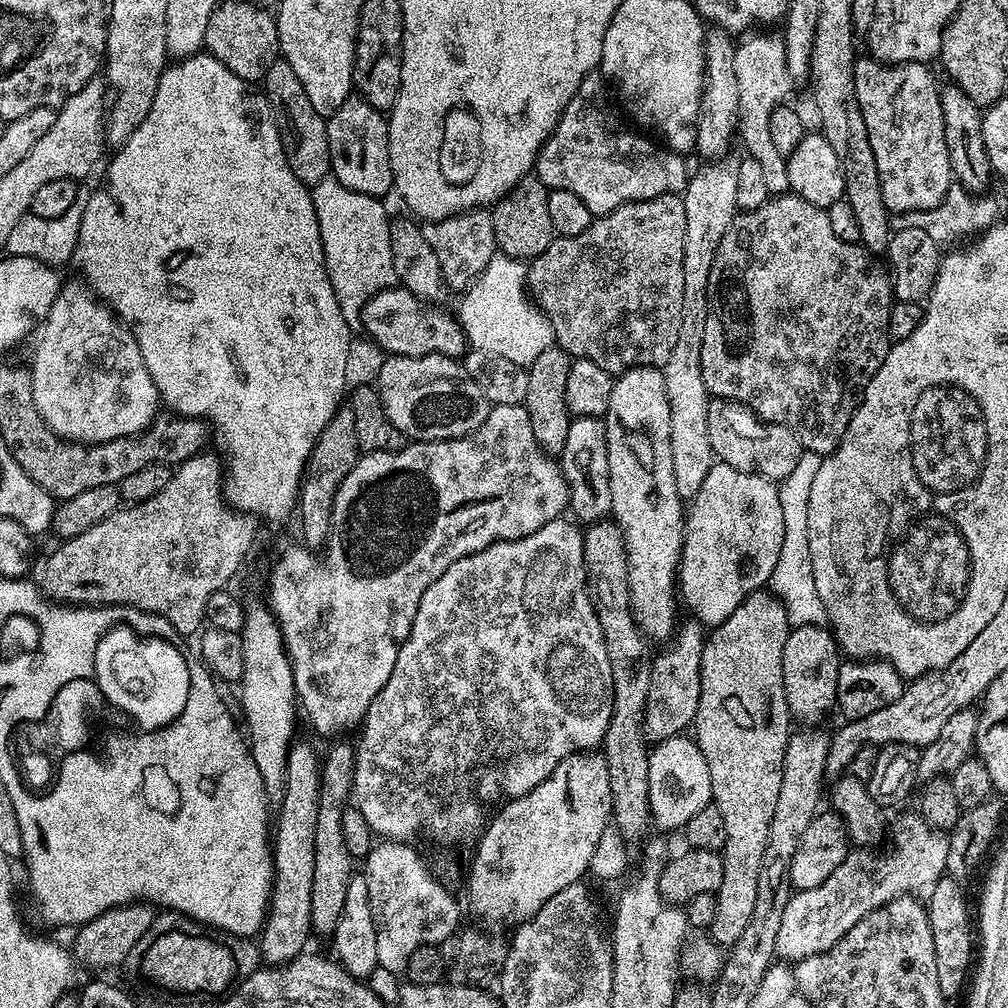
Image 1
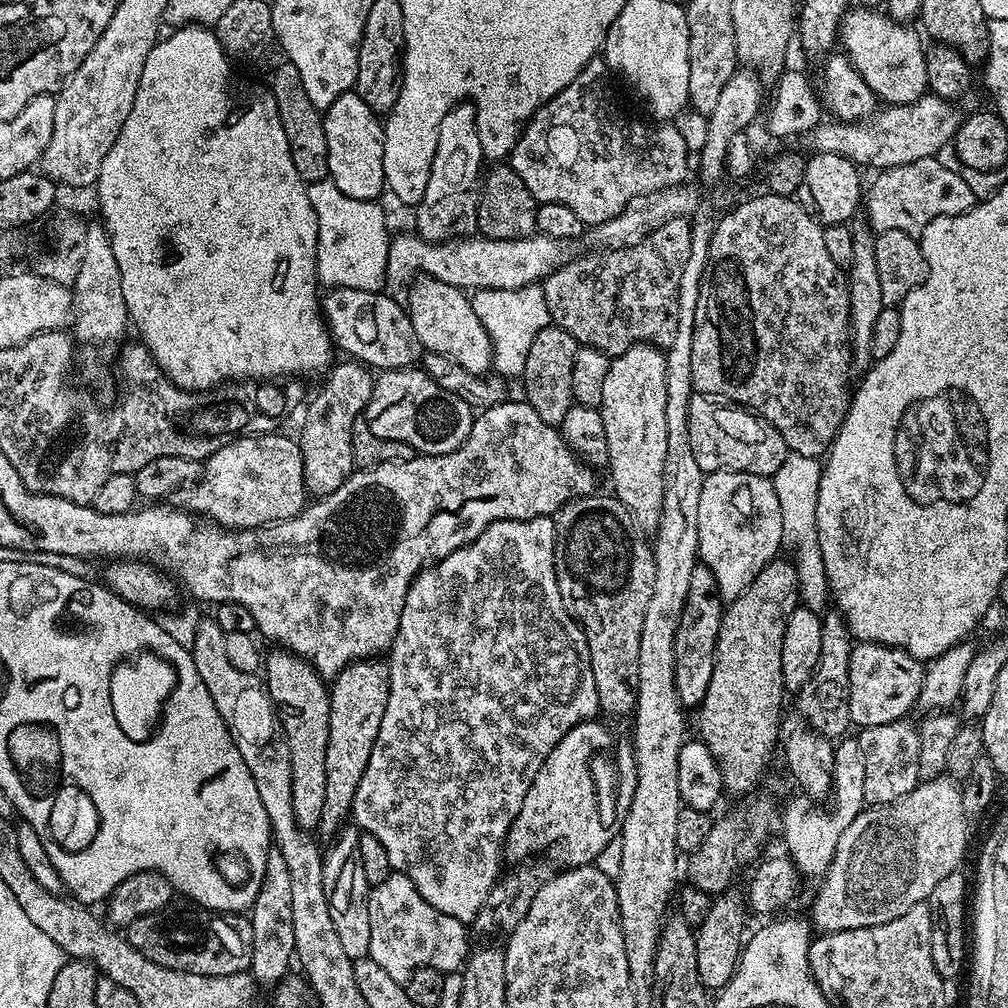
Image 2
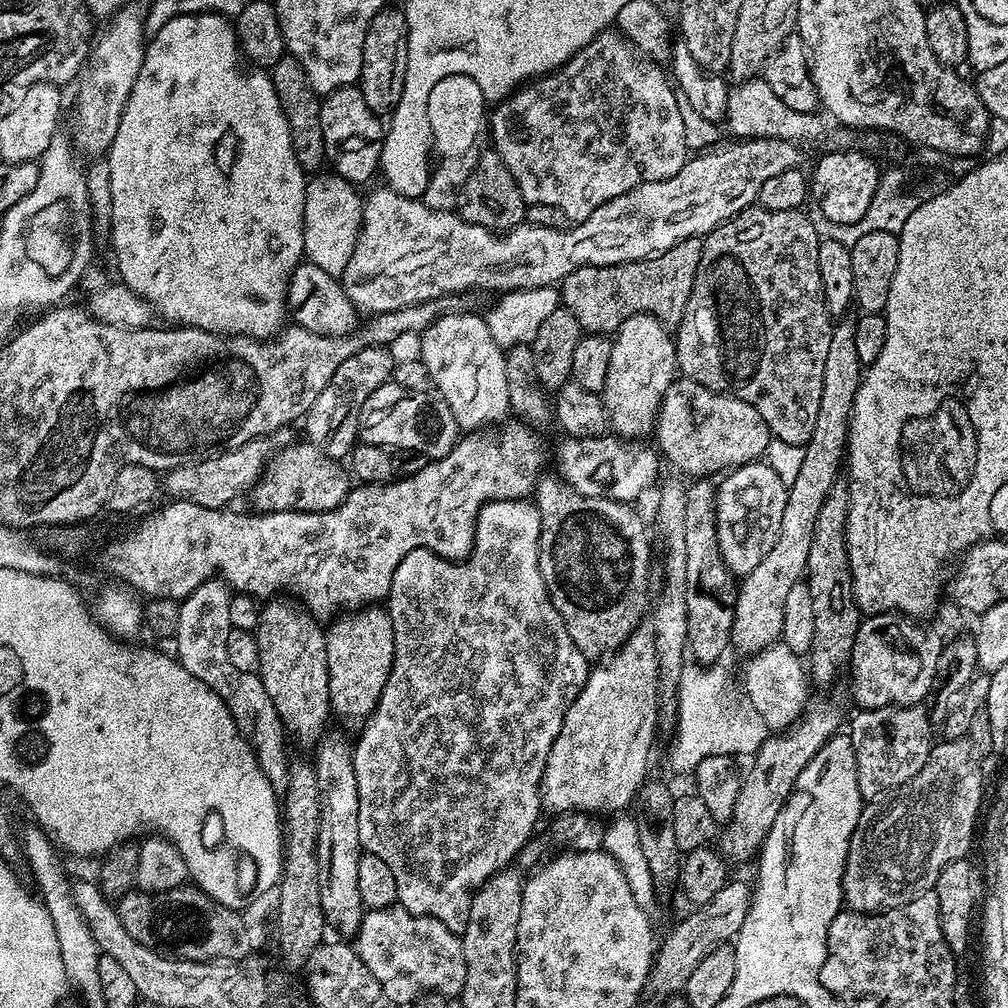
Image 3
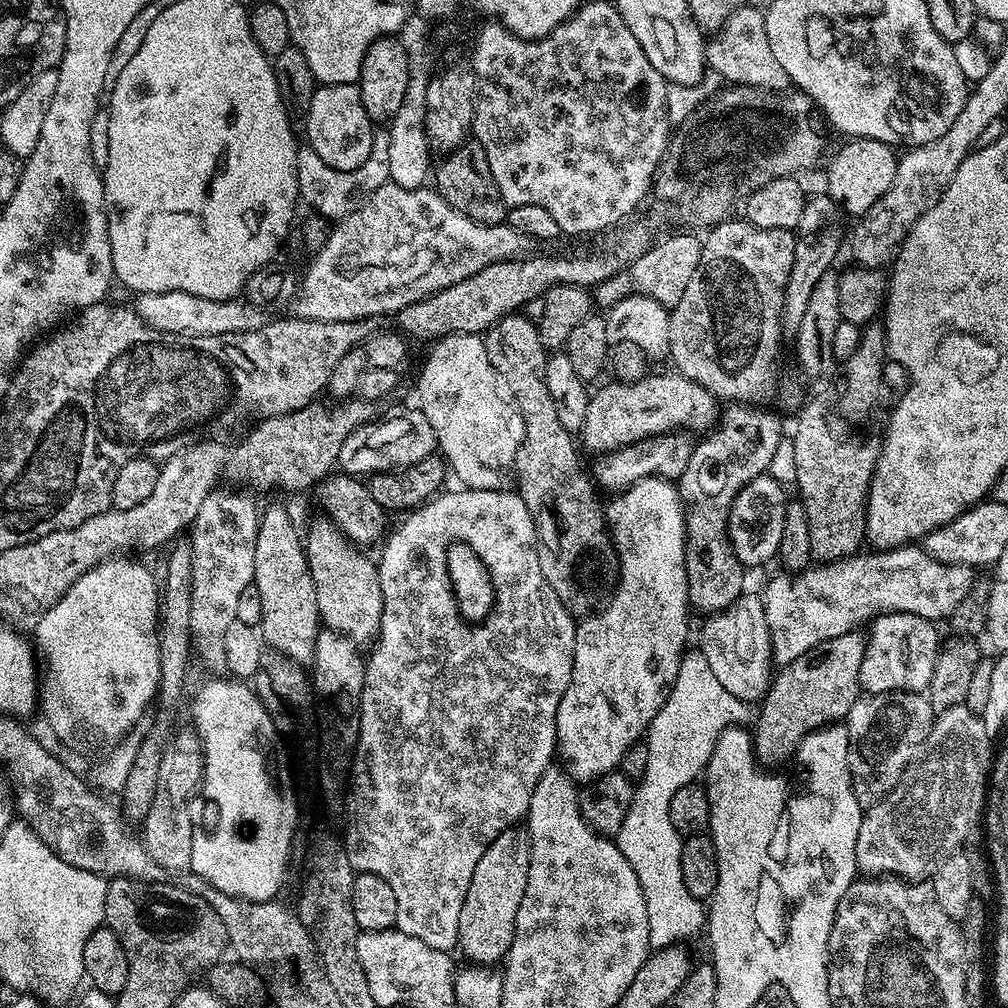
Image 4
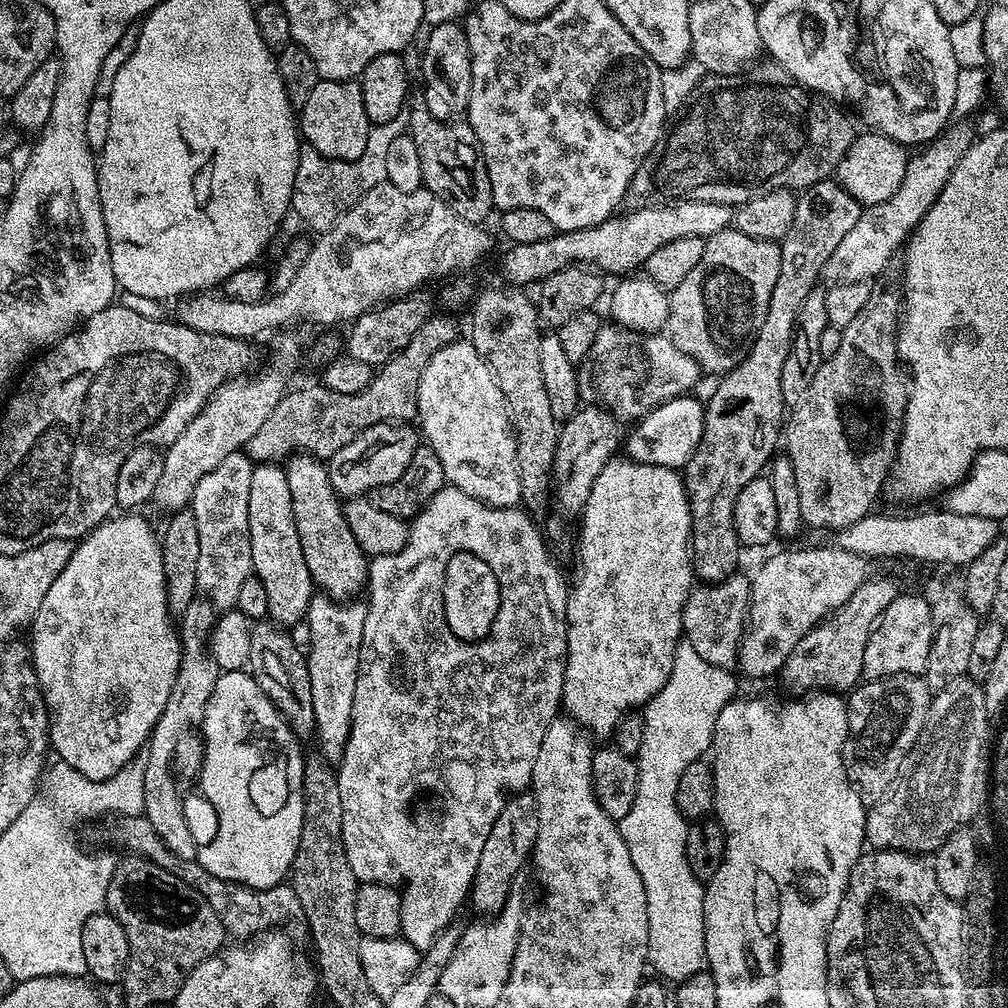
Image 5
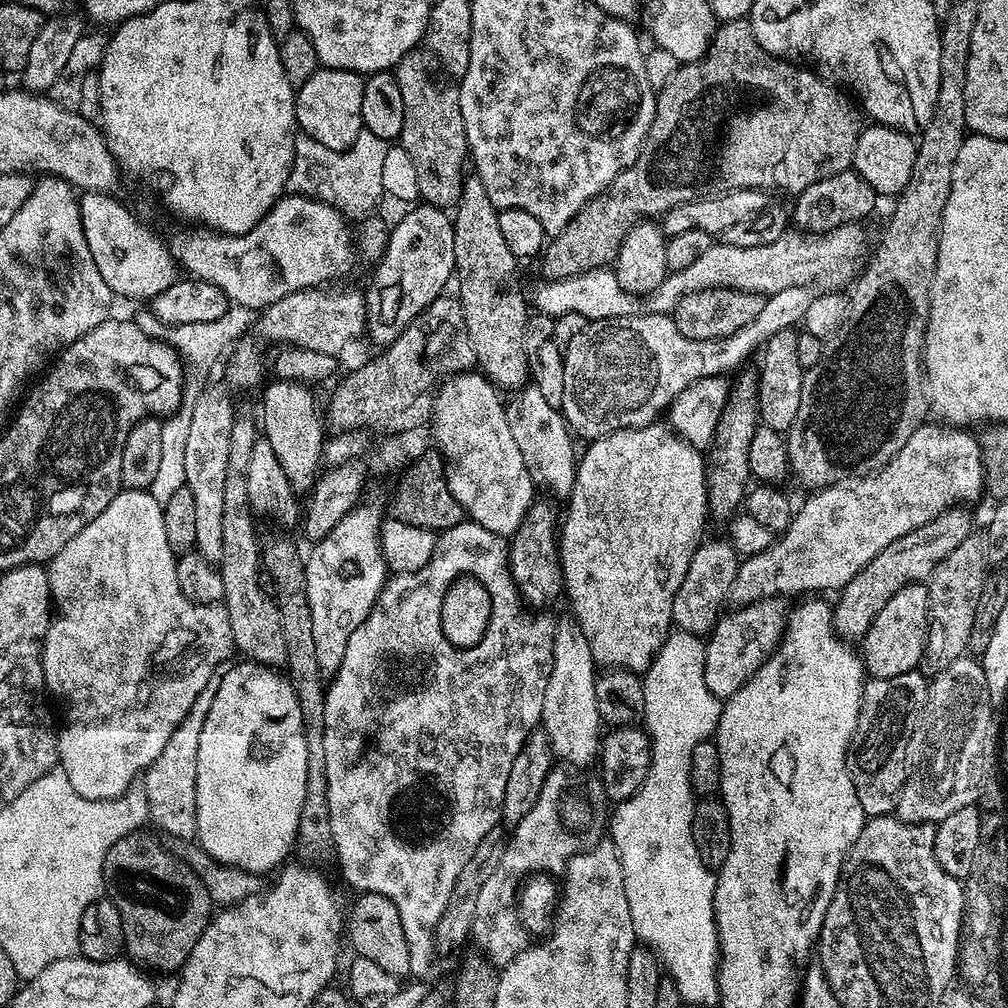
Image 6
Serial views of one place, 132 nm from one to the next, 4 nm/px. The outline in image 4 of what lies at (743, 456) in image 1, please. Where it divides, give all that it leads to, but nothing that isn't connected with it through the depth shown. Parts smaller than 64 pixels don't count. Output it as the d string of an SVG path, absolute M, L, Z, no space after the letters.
M675 370L661 376L652 375L646 374L643 379L631 382L611 382L589 399L582 439L592 454L625 448L627 444L644 440L647 436L660 436L663 432L687 430L692 434L704 434L715 425L717 397L701 384Z

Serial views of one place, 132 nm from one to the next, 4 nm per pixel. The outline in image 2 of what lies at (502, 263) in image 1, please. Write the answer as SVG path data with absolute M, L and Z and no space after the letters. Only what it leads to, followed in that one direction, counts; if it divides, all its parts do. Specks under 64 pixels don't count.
M541 285L502 290L498 288L477 289L471 295L476 316L487 330L491 340L493 369L497 375L510 379L521 377L526 366L534 334L551 323L549 307Z

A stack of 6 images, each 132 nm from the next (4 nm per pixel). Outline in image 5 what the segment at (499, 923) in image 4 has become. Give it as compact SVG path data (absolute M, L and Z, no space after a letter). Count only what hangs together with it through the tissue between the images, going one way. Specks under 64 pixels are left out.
M525 790L509 796L506 806L502 806L502 814L494 818L494 826L490 826L490 835L486 837L485 844L482 845L482 855L478 857L478 870L472 879L470 889L470 904L477 908L480 914L495 914L503 906L509 892L513 891L516 875L524 868L524 863L529 863L536 847L538 838L538 802L532 796L531 791Z

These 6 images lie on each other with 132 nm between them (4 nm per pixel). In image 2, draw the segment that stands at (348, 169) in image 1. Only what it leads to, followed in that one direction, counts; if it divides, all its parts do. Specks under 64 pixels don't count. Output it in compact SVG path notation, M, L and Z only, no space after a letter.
M354 90L342 94L323 113L326 130L326 150L328 151L328 174L350 198L379 201L380 191L385 191L384 167L384 126L381 117Z

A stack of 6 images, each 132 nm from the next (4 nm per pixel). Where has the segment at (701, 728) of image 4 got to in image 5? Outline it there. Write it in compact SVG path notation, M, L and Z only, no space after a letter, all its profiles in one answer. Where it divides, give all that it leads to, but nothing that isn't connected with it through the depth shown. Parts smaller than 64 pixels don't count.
M681 642L676 646L674 654L674 666L670 678L666 682L666 686L662 686L662 690L658 690L658 694L653 700L649 700L642 709L644 718L644 737L642 738L642 746L638 753L636 765L640 773L638 774L638 794L634 798L634 806L630 806L630 814L626 814L626 818L622 818L618 822L618 827L622 838L626 842L626 846L630 850L630 858L634 862L634 870L638 870L638 874L642 878L642 886L646 890L646 918L648 919L648 964L656 967L655 975L663 978L665 981L679 982L690 978L694 974L698 974L705 967L704 958L704 890L705 885L690 870L690 866L686 862L686 834L688 833L689 821L684 819L683 814L678 810L676 805L676 791L678 790L678 778L682 778L682 770L686 770L686 766L690 762L701 759L711 749L712 735L714 734L714 722L718 722L718 714L722 710L722 706L726 706L737 695L736 680L732 677L733 673L726 668L719 668L710 662L706 662L706 658L702 658L702 654L698 654L698 650L694 650L694 646L690 646L687 642Z

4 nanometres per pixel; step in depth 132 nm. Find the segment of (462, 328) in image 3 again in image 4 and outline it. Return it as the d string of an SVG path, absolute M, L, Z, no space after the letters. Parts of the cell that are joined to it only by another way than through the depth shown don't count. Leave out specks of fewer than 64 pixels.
M467 332L466 334L456 333L453 336L442 336L431 345L432 353L424 360L424 369L420 372L420 381L416 384L416 392L420 395L419 411L424 413L425 418L430 422L430 426L436 435L436 442L447 467L461 480L465 489L477 488L478 490L494 490L503 492L511 489L514 484L514 473L516 472L516 455L520 449L520 443L524 440L524 423L522 414L516 408L516 400L510 394L510 390L504 385L504 380L496 373L490 358L486 354L486 346L479 335Z

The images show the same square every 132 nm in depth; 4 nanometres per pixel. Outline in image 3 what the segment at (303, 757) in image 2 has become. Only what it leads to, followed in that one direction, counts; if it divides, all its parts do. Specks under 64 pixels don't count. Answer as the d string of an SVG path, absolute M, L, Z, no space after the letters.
M272 598L261 607L260 625L254 635L258 642L258 675L262 686L266 686L266 694L270 694L270 702L274 702L274 710L278 710L280 721L291 735L292 732L296 735L298 743L315 745L329 727L332 707L325 629L299 603Z

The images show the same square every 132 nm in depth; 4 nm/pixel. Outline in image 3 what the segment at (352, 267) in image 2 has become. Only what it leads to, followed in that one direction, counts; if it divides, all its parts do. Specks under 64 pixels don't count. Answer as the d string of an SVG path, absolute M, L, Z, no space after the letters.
M316 174L304 185L304 256L307 263L343 277L364 221L364 200L357 189L335 174Z

